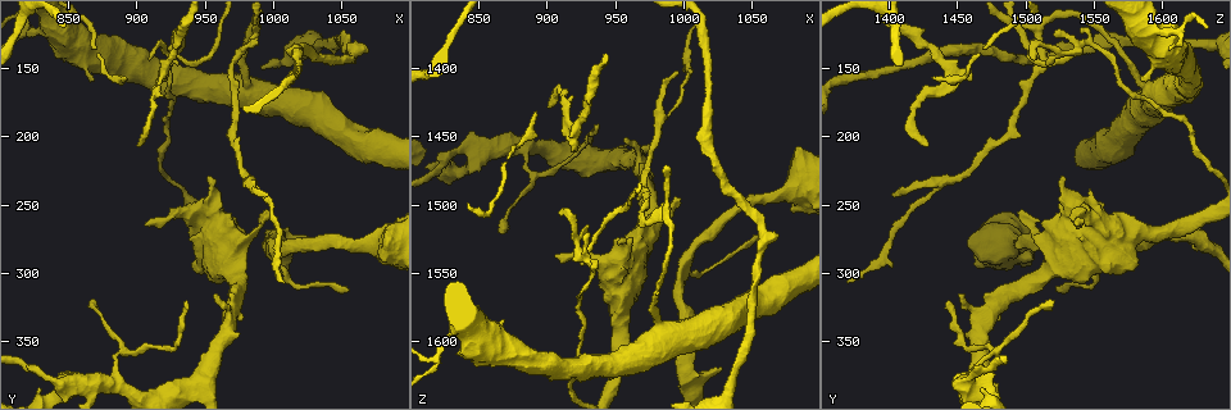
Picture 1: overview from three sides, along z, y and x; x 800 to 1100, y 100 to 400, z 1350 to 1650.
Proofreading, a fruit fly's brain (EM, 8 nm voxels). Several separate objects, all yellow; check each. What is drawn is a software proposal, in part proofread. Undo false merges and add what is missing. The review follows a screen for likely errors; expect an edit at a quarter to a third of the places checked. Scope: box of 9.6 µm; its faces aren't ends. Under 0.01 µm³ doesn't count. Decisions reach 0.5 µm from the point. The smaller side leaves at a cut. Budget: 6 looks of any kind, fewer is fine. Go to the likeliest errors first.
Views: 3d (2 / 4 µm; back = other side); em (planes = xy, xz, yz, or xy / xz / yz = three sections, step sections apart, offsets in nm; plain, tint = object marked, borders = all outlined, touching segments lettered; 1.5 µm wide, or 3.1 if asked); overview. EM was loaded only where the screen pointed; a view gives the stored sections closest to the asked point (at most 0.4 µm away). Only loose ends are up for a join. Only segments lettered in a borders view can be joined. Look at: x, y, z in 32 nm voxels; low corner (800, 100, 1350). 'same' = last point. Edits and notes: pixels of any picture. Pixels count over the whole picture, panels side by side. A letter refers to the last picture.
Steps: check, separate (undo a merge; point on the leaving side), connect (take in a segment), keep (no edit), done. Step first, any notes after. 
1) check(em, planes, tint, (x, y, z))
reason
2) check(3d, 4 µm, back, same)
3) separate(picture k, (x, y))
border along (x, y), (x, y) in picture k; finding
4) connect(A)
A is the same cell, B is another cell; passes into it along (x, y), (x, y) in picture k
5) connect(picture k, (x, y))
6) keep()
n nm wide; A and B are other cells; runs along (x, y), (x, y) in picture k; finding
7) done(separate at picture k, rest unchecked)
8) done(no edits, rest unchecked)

check(3d, 4 µm, back, (912, 142, 1504))
an open end

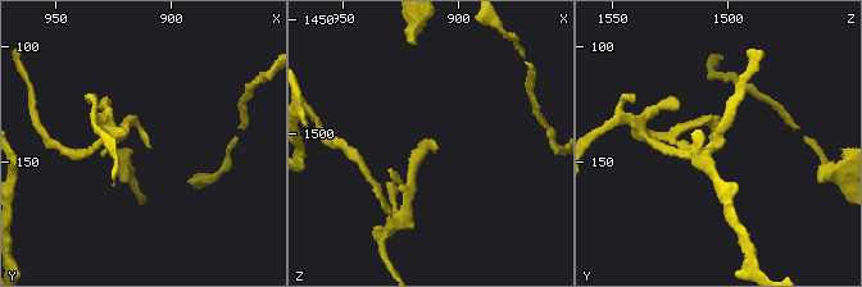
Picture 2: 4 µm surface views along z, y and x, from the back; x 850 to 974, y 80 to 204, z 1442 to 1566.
check(em, xy, step 4, borders, (910, 143, 1504))
need the tissue

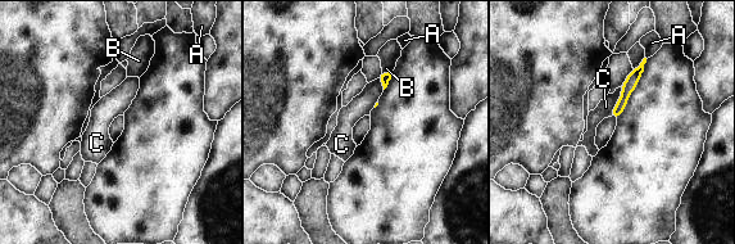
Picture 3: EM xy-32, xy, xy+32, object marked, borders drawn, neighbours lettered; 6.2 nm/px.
keep()
C touches over 200 nm; A, B and C are other cells; runs along (640, 68), (635, 73), (615, 114) in picture 3; no lettered segment goes on from it

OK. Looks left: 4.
check(3d, 2 µm, back, (868, 154, 1586))
stops while still wide

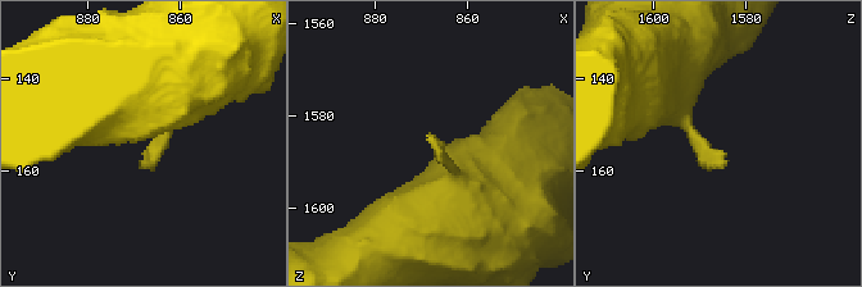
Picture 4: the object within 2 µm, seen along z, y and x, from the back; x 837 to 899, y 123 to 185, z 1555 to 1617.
check(em, yz, step 4, tint, (868, 156, 1585))

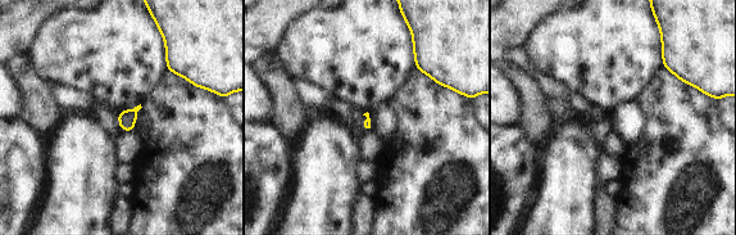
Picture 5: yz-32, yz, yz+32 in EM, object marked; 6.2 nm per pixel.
check(em, planes, borders, same)
cut it another way

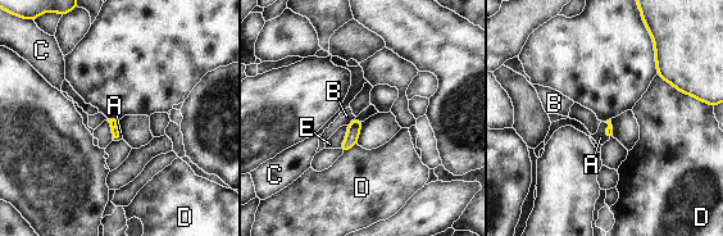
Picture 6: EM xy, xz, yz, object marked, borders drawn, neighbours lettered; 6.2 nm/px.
connect(A)
D touches over 280 nm; A is the same cell, B, C, D and E are other cells; passes into it along (609, 131), (604, 130), (600, 137) in picture 6; it goes on there

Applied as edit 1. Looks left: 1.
check(em, planes, borders, (928, 258, 1538))
sudden change in width

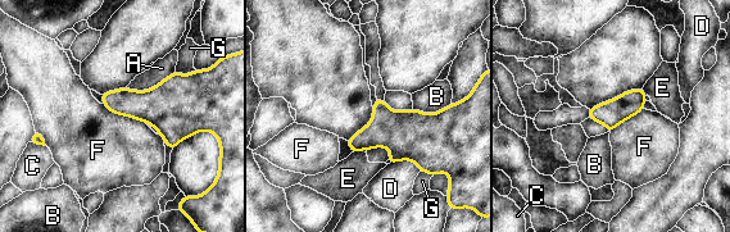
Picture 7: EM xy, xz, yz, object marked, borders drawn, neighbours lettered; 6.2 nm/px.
keep()
F touches over 300 nm; A, B, C, D, E, F and G are other cells; border along (103, 103), (112, 112), (145, 123) in picture 7; continuous, no second neuron

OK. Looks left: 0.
done(connect at picture 6, rest unchecked)

